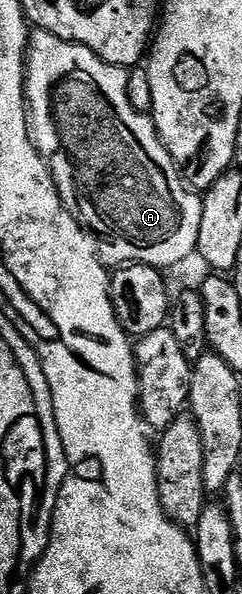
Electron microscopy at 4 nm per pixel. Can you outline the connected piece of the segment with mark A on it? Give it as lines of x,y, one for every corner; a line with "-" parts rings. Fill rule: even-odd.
36,29
30,35
27,48
27,109
31,137
35,147
39,149
39,155
47,161
47,167
51,170
61,200
67,205
68,210
78,215
82,225
98,239
99,253
104,263
119,262
115,264
175,268
178,267
179,262
185,259
185,256
189,256
199,249
203,199
192,187
187,185
180,167
176,166
173,156
167,151
167,146
159,139
159,130
155,126
155,119
151,117
150,113
135,110
133,104
129,104
128,77
128,71
124,67
103,62
88,46
78,46
75,42
61,40
56,34
51,34
47,30

